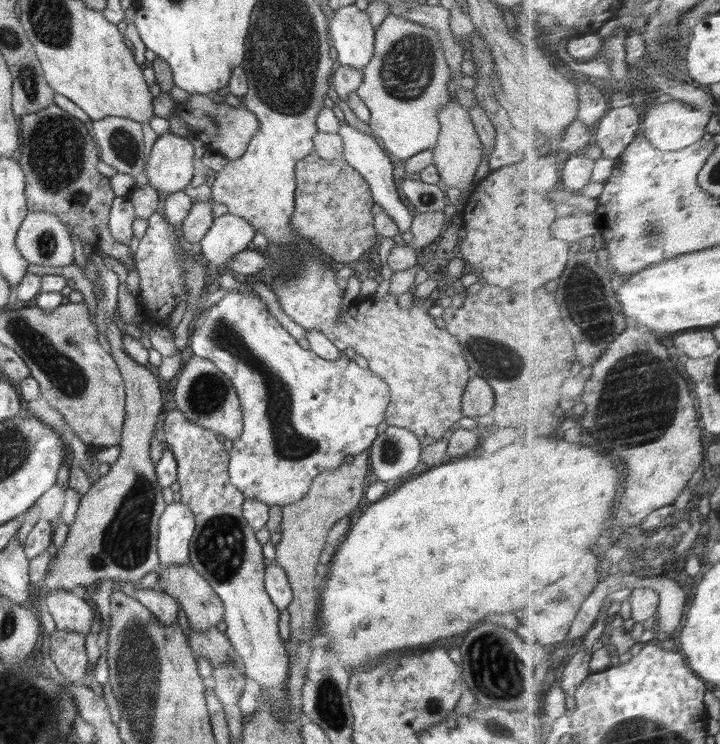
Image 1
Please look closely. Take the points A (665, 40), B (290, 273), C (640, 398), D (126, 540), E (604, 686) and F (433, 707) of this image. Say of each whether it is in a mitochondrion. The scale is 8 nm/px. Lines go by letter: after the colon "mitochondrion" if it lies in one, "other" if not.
A: mitochondrion
B: mitochondrion
C: mitochondrion
D: mitochondrion
E: other
F: mitochondrion

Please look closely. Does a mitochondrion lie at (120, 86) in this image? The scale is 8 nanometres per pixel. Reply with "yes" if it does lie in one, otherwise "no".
no

